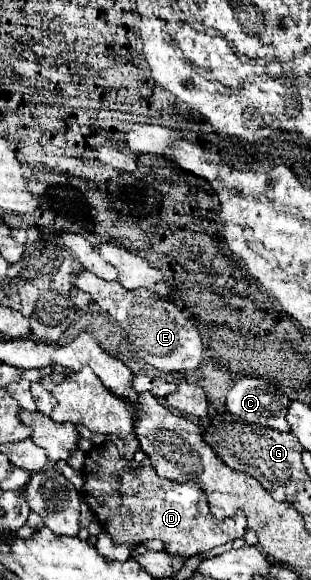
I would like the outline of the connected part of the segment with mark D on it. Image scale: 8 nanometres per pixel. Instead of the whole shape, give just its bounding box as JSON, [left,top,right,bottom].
[80,440,246,558]

